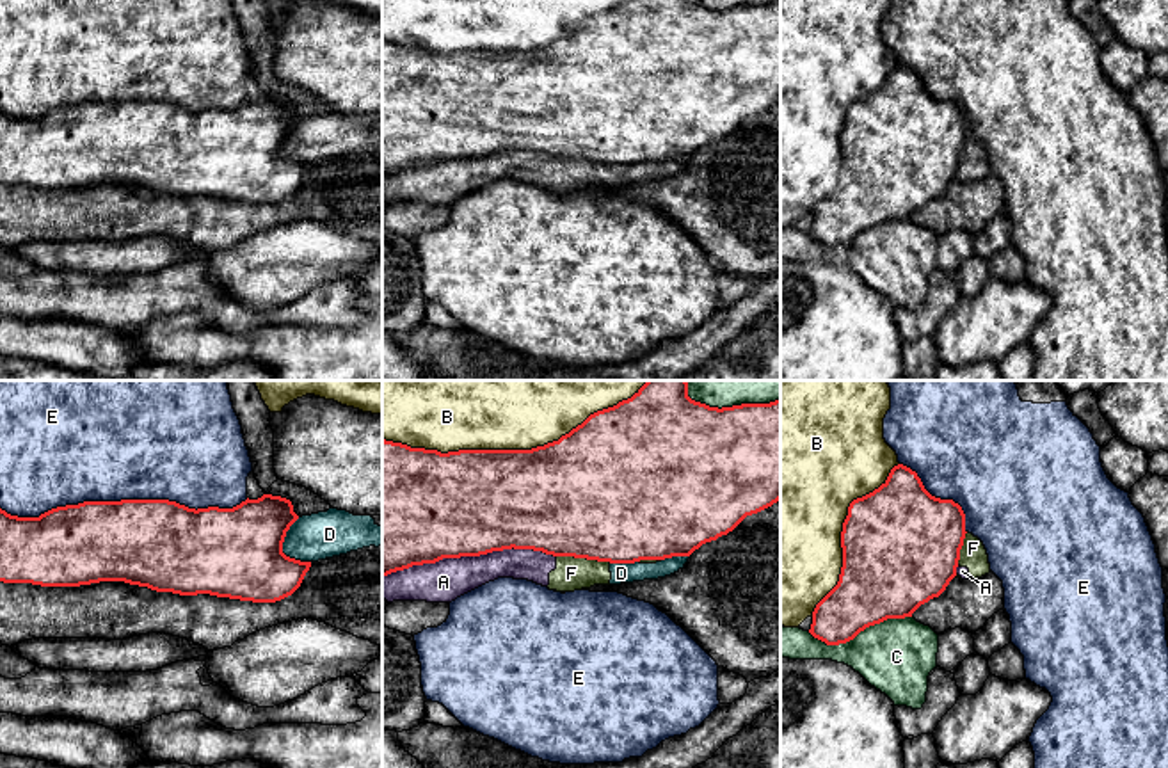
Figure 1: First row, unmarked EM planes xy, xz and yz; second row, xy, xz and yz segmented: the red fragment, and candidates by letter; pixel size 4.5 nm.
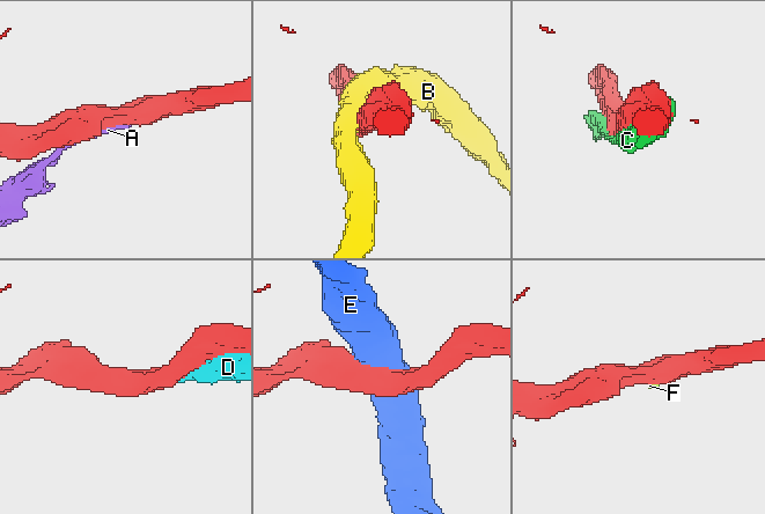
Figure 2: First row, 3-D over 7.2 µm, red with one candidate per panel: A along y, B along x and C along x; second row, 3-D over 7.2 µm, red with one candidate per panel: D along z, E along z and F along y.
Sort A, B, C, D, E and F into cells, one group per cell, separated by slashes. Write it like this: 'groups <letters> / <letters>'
groups A D F / B / C / E

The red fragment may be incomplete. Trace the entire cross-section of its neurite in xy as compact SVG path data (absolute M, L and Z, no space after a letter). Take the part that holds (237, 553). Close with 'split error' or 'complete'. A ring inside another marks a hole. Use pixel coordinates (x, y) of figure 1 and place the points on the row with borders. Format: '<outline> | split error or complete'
M263 494L233 508L188 508L169 500L84 501L52 508L39 517L18 517L0 508L0 581L41 587L80 587L124 581L180 596L210 594L252 603L276 603L292 596L311 562L283 553L290 526L299 519L290 500Z | complete

